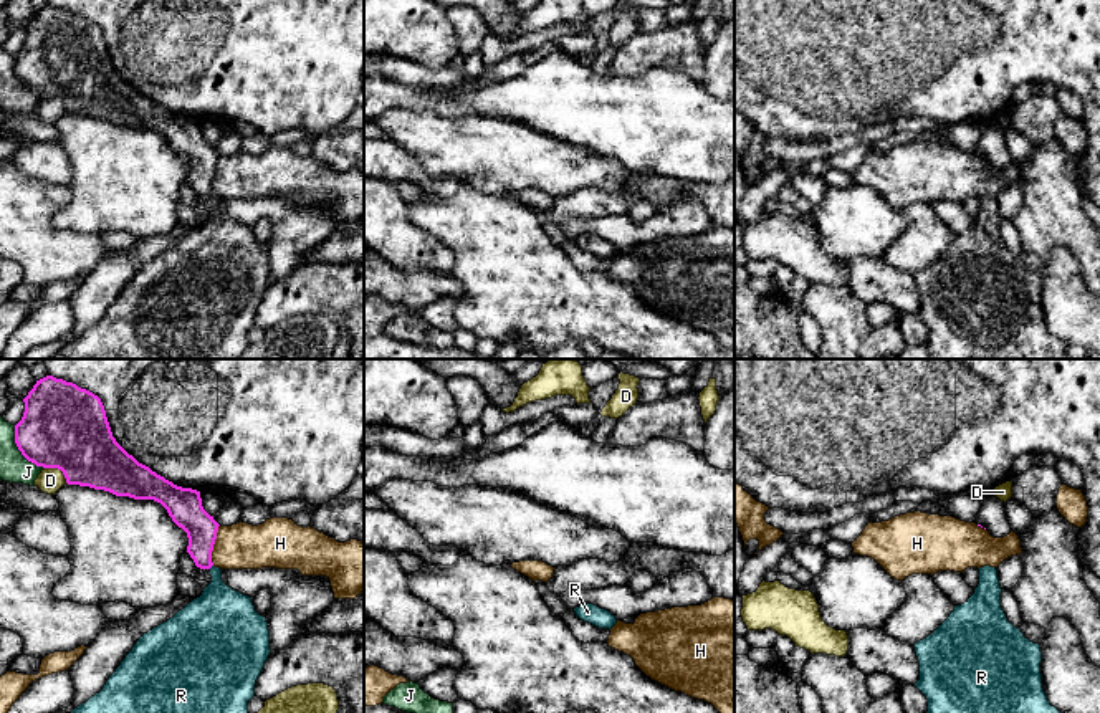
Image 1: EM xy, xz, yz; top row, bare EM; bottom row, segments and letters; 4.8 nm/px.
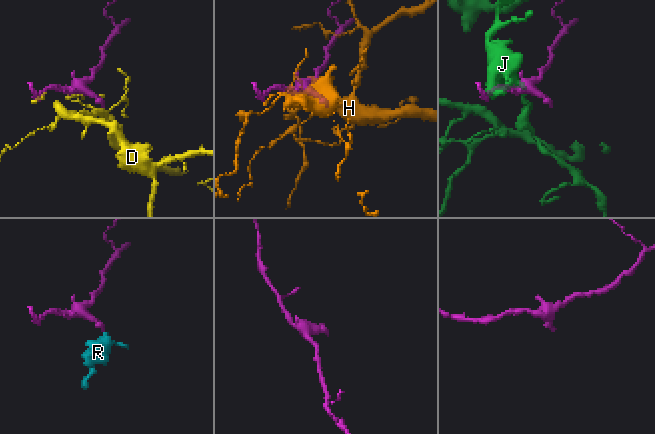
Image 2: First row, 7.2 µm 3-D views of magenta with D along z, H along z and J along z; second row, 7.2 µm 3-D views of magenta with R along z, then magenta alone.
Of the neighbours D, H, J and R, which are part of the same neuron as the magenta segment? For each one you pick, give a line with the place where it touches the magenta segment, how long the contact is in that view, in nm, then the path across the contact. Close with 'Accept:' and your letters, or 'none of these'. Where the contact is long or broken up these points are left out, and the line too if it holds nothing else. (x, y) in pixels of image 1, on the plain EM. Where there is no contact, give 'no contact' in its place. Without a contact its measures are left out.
R: xy (210, 196) | 30 nm | across xy (200, 157), (200, 182), (210, 196), (215, 202), (220, 245)
Accept: R

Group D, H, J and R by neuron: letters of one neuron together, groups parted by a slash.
D / H / J / R

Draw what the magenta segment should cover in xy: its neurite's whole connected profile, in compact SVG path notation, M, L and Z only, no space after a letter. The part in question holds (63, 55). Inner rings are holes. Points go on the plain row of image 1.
M46 5L36 10L23 31L15 73L28 91L61 99L68 114L160 132L187 162L187 182L195 195L213 195L220 154L203 139L200 121L174 114L129 84L112 66L98 25Z

